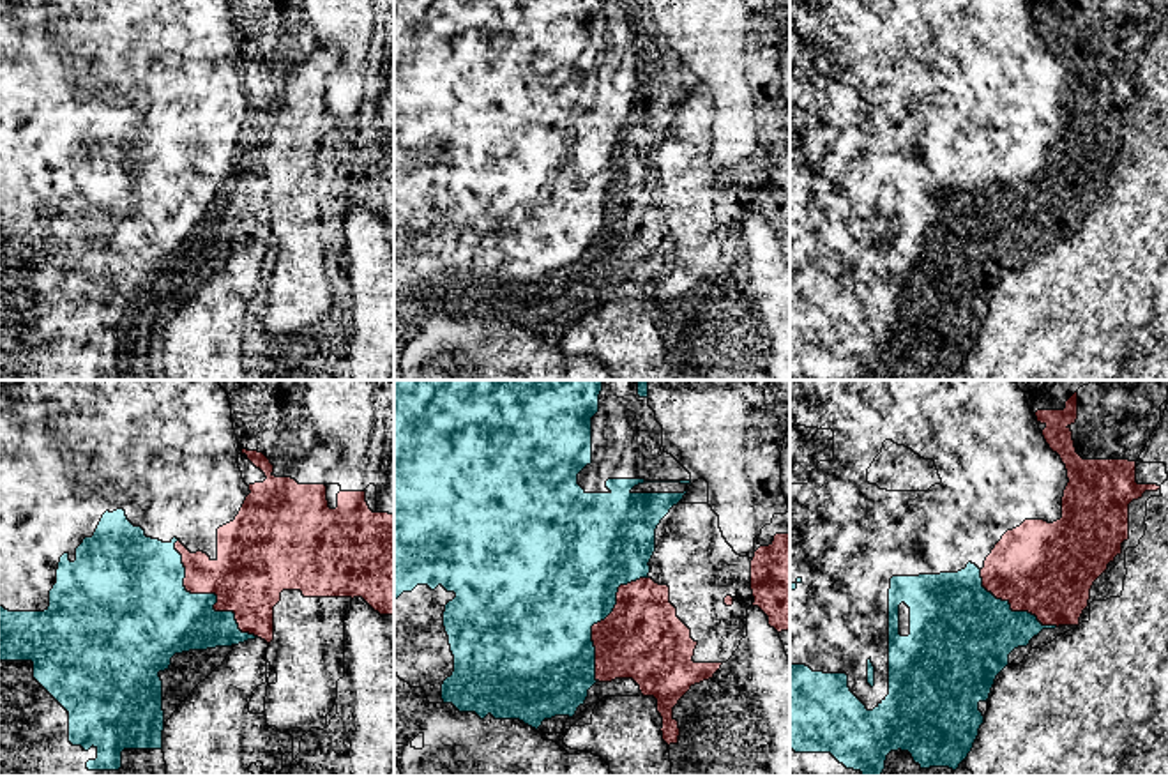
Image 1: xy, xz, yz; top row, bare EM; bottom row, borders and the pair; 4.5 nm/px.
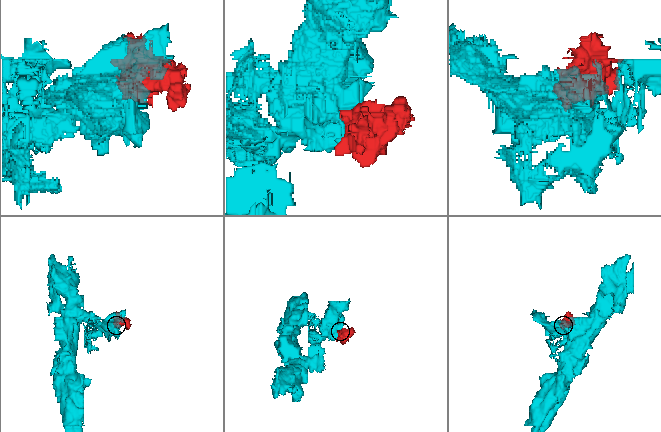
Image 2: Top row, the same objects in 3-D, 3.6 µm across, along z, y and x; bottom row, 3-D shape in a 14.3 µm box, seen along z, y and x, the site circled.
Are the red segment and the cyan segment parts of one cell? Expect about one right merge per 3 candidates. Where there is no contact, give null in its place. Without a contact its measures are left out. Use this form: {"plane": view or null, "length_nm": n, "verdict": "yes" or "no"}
{"plane": "xy", "length_nm": 600, "verdict": "no"}

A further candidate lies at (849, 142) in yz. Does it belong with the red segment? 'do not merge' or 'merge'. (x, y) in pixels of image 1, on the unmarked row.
do not merge

